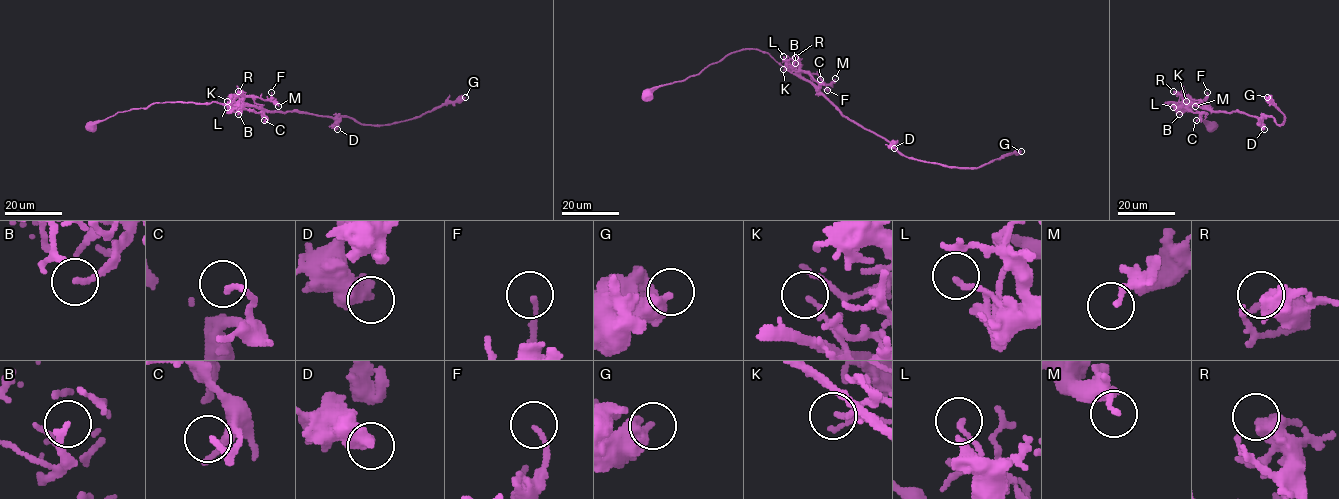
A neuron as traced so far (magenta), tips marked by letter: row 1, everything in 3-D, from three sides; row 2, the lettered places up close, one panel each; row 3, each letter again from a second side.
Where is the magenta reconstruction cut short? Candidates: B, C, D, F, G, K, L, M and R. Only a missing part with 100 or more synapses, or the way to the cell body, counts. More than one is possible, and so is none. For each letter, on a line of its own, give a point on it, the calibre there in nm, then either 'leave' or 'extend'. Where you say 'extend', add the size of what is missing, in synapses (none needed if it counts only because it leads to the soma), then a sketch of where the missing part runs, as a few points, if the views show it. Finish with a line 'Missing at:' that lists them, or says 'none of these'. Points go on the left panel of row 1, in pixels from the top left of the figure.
B: at (238, 114); 190 nm thick; leave
C: at (264, 120); 240 nm thick; leave
D: at (337, 129); 420 nm thick; leave
F: at (271, 92); 140 nm thick; leave
G: at (465, 97); 400 nm thick; leave
K: at (227, 101); 120 nm thick; leave
L: at (227, 107); 150 nm thick; leave
M: at (278, 106); 180 nm thick; leave
R: at (238, 91); 440 nm thick; leave
Missing at: none of these

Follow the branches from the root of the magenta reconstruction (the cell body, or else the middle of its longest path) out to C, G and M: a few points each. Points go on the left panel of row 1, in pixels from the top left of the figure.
C: (90, 126), (118, 112), (165, 102), (217, 101), (253, 109), (263, 114), (267, 120), (264, 120)
G: (90, 126), (118, 112), (154, 103), (213, 101), (387, 125), (418, 117), (465, 97)
M: (90, 126), (118, 112), (146, 108), (154, 103), (217, 101), (232, 105), (245, 97), (260, 97), (278, 106)

